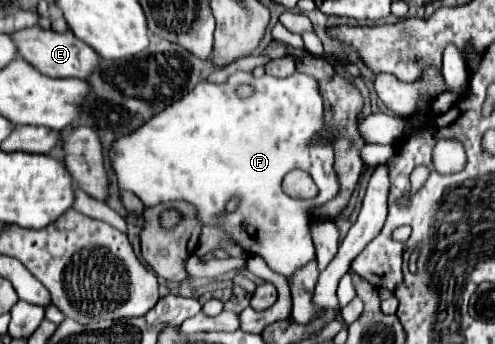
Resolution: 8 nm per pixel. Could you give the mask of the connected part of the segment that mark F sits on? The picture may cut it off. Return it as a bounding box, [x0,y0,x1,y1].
[110,71,340,277]

